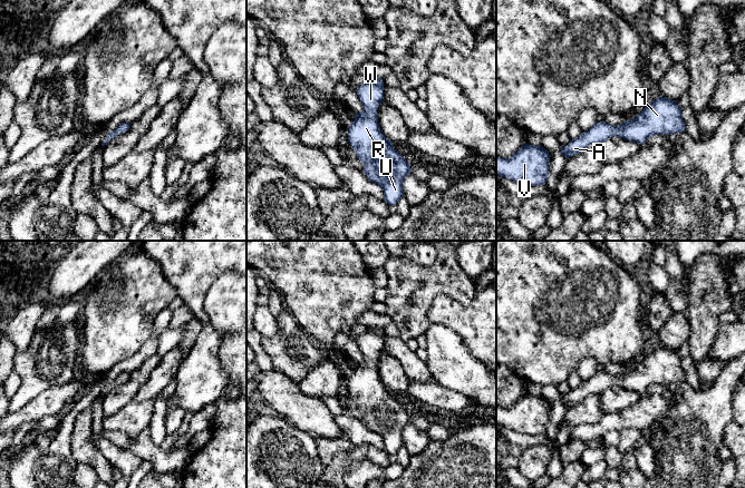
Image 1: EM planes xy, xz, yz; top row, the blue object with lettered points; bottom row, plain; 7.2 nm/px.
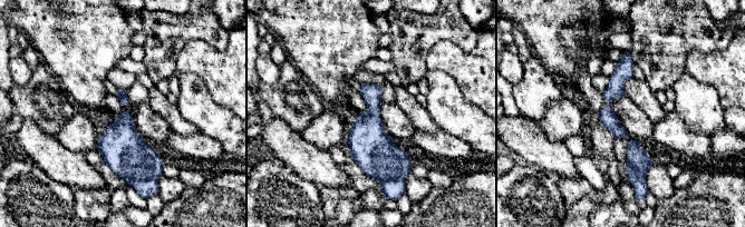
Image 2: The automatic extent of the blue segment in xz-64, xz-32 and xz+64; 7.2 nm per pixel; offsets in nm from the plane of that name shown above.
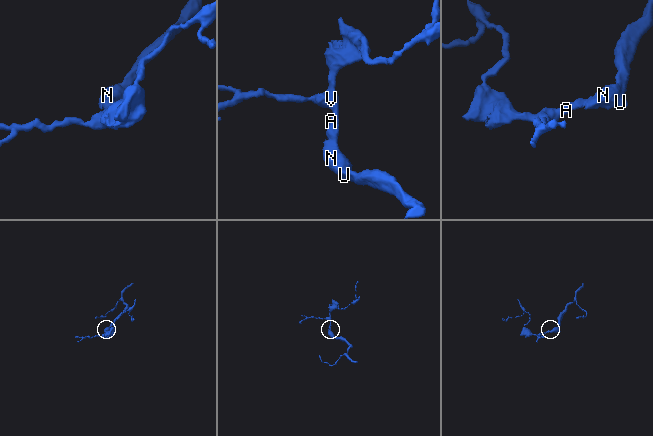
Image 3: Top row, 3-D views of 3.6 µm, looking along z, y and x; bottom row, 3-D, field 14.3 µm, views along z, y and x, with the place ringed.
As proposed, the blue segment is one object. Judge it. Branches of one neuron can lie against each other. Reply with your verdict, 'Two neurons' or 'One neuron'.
One neuron

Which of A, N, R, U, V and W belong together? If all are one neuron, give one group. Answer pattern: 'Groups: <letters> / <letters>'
Groups: A N R U V W

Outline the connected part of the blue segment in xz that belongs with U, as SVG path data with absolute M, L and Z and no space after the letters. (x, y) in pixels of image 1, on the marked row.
M370 77L368 82L357 87L356 92L365 110L355 114L354 123L349 126L347 135L348 143L364 165L366 177L384 191L384 201L388 205L396 205L404 195L403 180L412 172L412 168L379 128L376 111L384 100L384 86L381 78Z

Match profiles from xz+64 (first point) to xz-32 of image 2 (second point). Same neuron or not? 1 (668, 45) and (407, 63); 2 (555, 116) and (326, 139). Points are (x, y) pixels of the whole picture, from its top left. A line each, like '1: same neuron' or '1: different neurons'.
1: same neuron
2: same neuron

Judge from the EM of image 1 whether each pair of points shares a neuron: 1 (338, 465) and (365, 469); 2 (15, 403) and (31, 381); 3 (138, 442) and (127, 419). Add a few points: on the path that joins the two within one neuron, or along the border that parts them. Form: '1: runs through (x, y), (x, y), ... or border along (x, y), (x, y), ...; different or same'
1: border along (365, 458), (354, 461), (342, 476); different
2: runs through (20, 398), (30, 387); same
3: border along (147, 427), (131, 438); different

